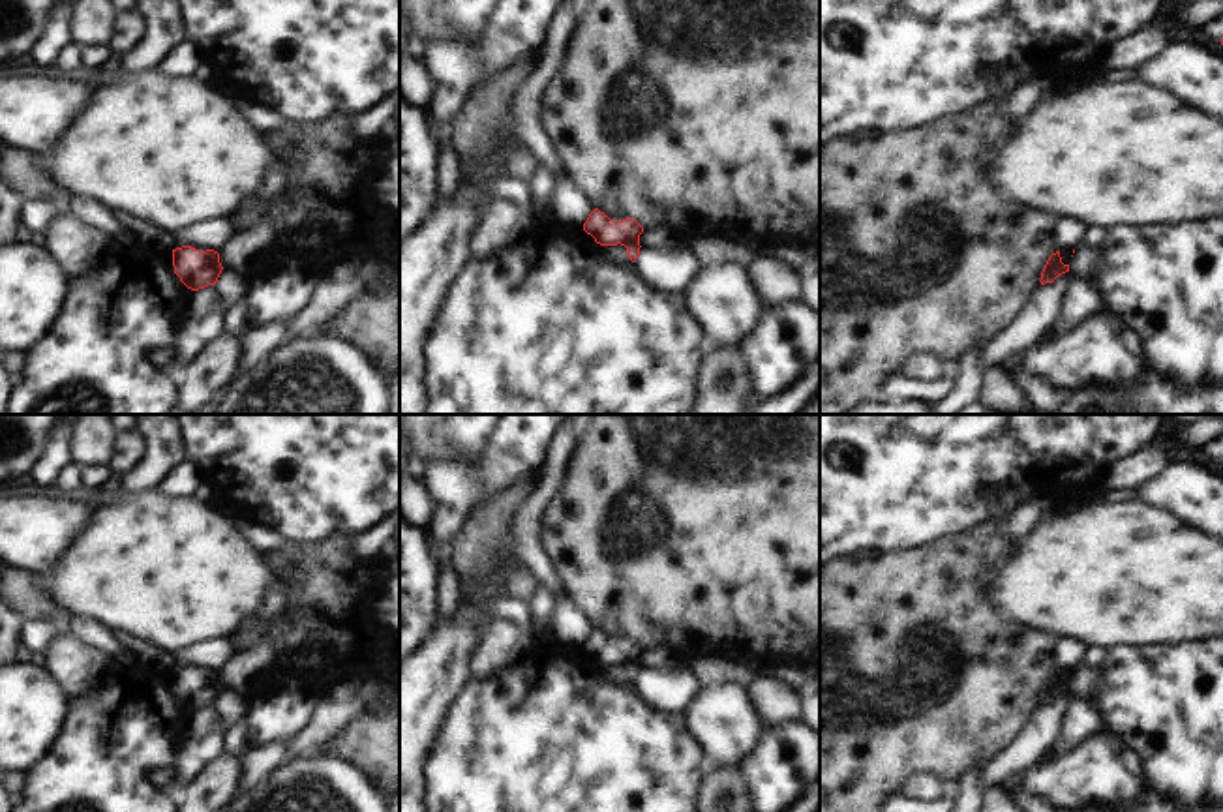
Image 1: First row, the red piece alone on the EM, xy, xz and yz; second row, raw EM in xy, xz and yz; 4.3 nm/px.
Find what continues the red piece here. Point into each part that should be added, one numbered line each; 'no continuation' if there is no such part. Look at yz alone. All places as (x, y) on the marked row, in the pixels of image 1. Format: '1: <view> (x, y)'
no continuation

